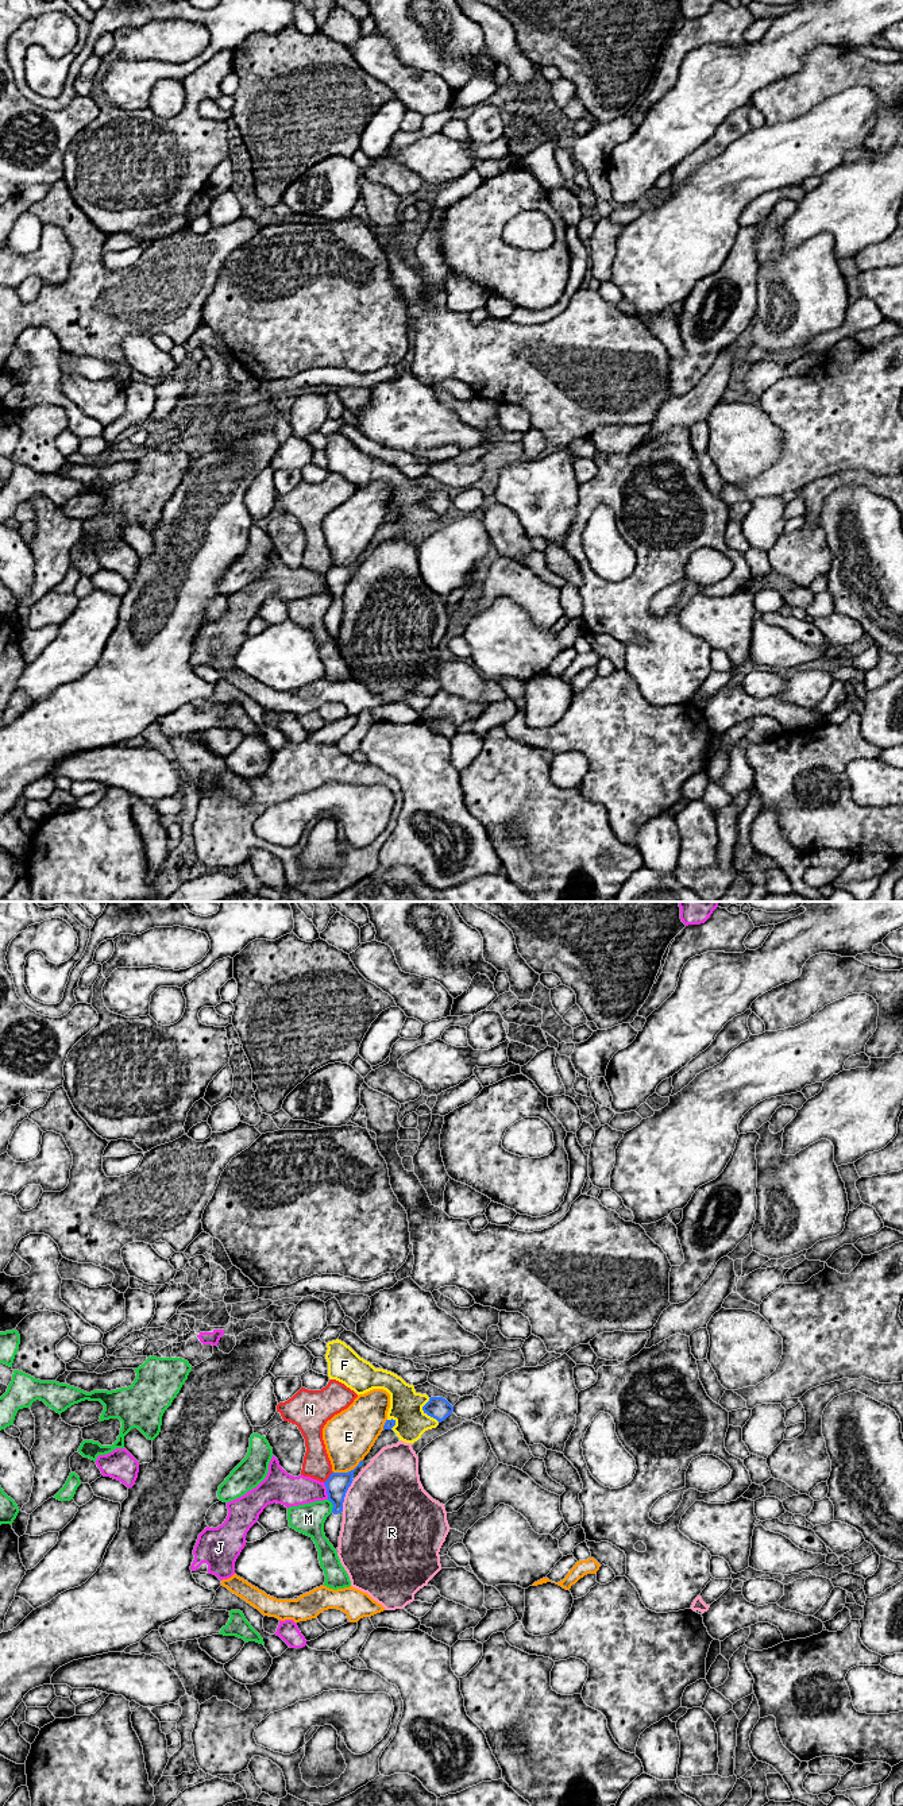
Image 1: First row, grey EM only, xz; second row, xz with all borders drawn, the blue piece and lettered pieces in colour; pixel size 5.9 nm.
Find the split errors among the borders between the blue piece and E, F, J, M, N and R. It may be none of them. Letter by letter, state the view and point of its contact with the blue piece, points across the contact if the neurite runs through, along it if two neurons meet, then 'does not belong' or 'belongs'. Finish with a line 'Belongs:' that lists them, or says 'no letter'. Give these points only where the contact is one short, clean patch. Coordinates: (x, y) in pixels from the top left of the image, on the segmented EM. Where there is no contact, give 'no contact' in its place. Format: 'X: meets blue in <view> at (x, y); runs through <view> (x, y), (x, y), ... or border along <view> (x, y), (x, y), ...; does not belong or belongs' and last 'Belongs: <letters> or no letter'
E: meets blue in xz at (348, 1471); does not belong
F: meets blue in xz at (425, 1412); does not belong
J: meets blue in xz at (327, 1490); border along xz (323, 1482), (328, 1498); does not belong
M: meets blue in xz at (332, 1504); border along xz (328, 1498), (332, 1512); does not belong
N: meets blue in xz at (330, 1477); border along xz (332, 1471), (324, 1482); does not belong
R: meets blue in xz at (344, 1496); does not belong
Belongs: no letter

